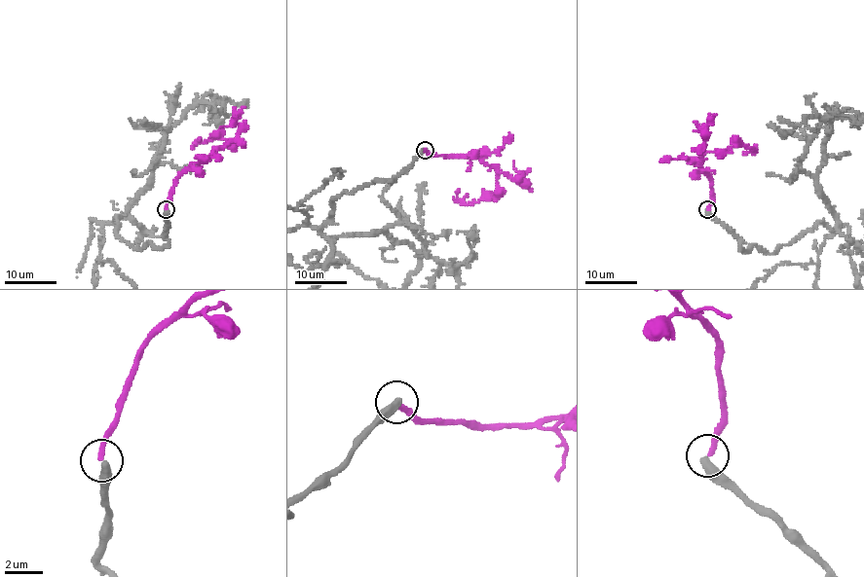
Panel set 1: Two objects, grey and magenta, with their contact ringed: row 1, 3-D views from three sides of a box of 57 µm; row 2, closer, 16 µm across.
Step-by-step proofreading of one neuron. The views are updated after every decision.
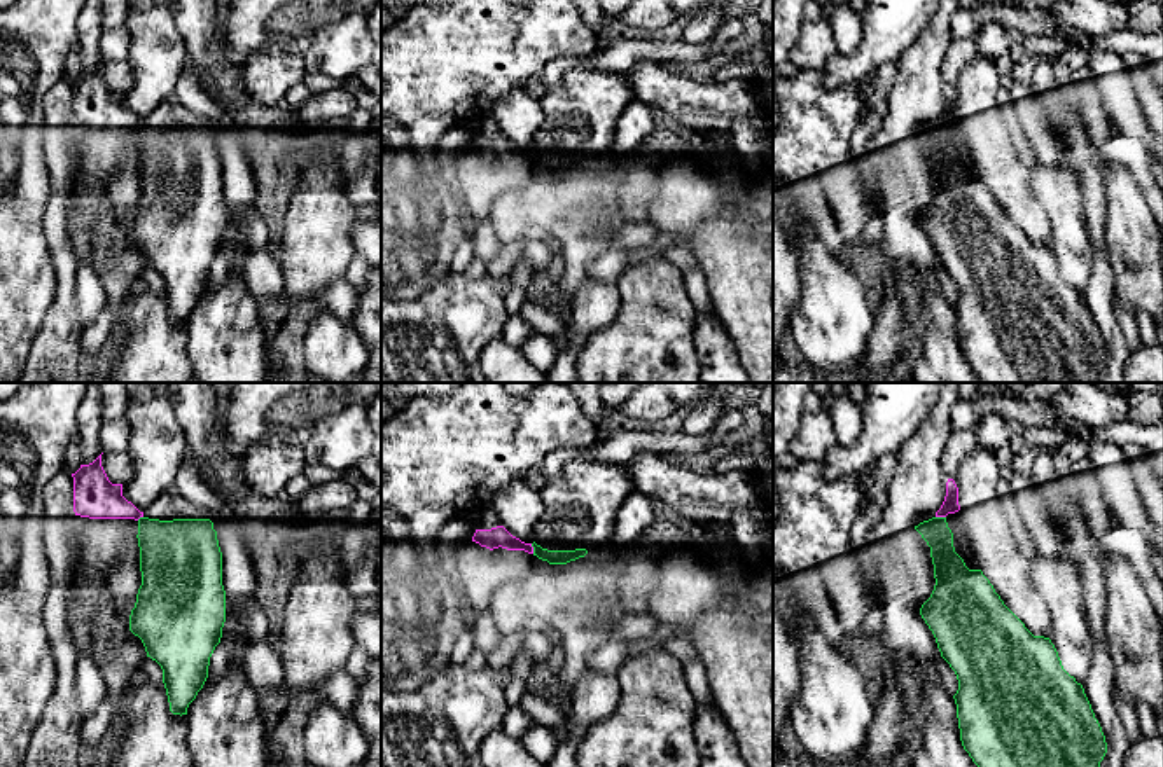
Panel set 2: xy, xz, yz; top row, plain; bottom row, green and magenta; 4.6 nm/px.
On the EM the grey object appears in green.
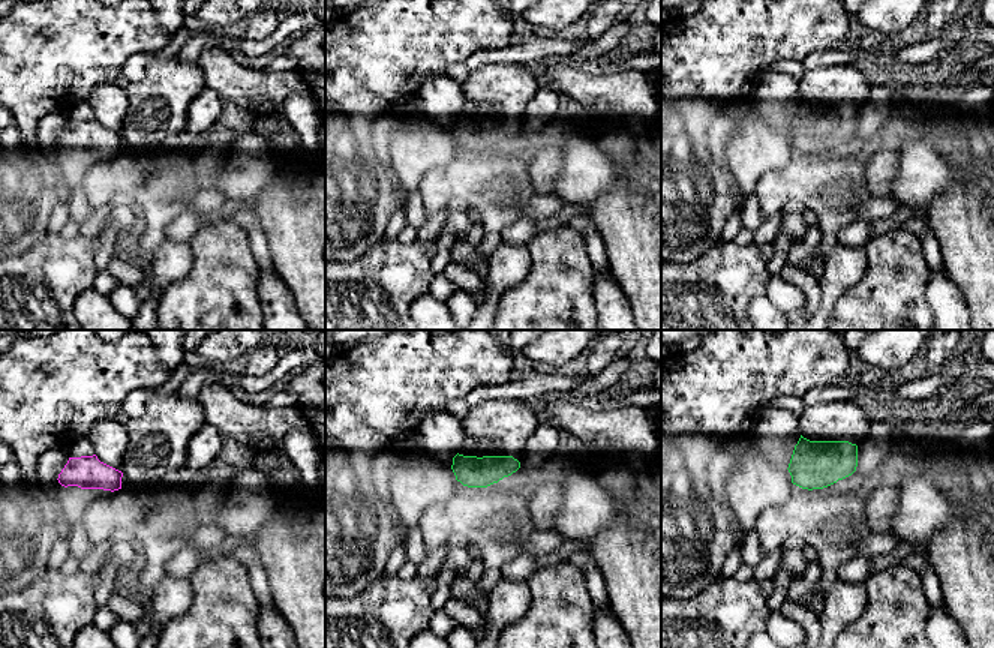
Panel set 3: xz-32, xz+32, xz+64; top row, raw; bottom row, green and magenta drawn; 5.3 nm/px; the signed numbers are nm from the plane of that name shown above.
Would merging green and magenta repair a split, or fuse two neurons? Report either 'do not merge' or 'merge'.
do not merge

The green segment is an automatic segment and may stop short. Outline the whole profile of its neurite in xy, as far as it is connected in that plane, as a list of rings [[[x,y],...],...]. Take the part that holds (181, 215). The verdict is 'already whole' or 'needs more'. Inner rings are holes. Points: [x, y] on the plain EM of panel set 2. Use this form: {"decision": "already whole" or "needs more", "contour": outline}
{"decision": "needs more", "contour": [[[175,96],[138,128],[142,194],[129,239],[163,278],[170,320],[187,323],[226,231],[222,161],[210,124]]]}

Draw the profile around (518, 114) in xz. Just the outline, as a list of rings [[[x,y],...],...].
[[[511,91],[493,107],[491,117],[512,145],[533,152],[535,136],[544,122],[539,100],[528,91]]]

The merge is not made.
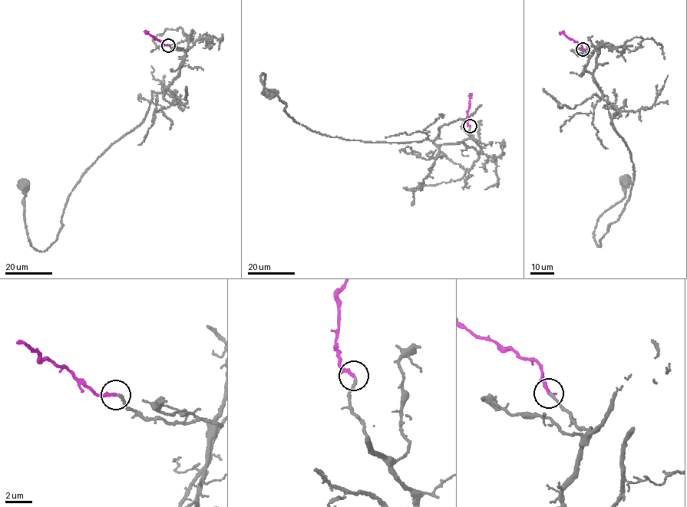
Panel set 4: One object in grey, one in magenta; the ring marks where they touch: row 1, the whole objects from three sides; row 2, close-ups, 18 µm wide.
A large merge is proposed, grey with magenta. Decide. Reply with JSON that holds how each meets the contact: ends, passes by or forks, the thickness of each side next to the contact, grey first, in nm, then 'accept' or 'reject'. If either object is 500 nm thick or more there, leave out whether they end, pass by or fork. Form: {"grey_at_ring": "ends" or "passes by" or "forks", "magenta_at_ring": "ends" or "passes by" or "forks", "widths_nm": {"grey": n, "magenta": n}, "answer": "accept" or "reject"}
{"grey_at_ring": "ends", "magenta_at_ring": "passes by", "widths_nm": {"grey": 200, "magenta": 160}, "answer": "accept"}

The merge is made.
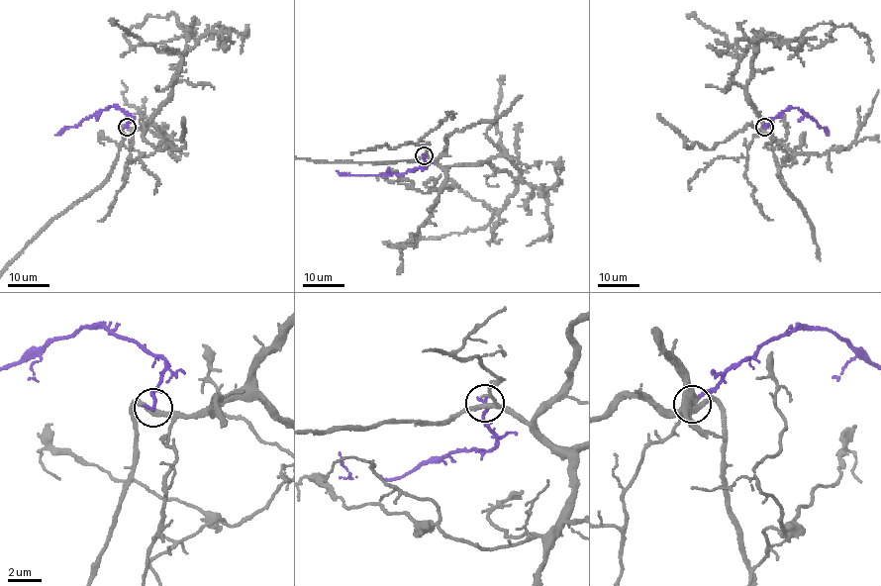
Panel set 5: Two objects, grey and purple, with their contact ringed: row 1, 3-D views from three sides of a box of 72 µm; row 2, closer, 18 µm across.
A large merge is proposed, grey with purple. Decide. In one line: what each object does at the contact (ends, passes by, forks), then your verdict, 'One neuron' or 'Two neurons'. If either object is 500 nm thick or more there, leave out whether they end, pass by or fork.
At the ring grey passes by. At the ring purple ends. Two neurons

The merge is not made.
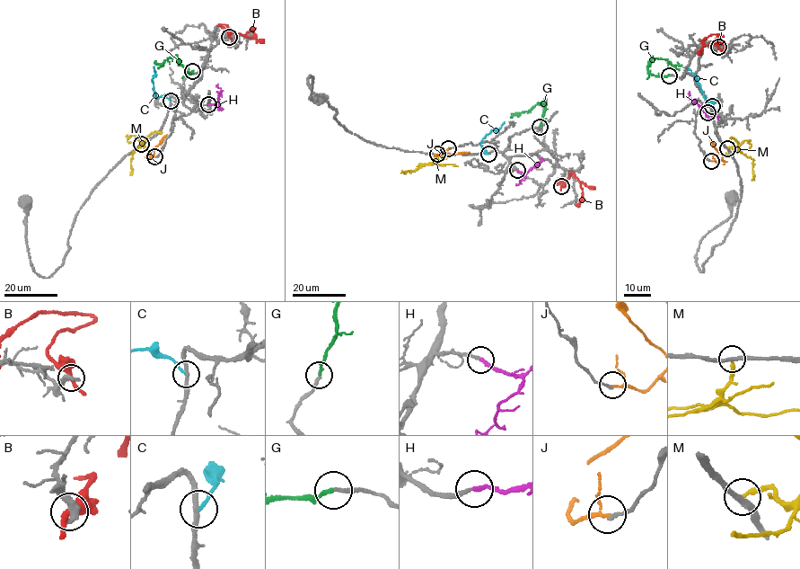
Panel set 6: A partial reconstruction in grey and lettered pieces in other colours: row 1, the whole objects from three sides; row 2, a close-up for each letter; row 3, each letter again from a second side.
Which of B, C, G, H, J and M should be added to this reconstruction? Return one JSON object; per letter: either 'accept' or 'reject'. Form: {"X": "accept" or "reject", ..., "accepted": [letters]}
{"B": "reject", "C": "reject", "G": "accept", "H": "accept", "J": "accept", "M": "reject", "accepted": ["G", "H", "J"]}

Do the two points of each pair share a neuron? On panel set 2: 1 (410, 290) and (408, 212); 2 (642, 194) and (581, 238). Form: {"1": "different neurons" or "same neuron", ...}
{"1": "same neuron", "2": "different neurons"}

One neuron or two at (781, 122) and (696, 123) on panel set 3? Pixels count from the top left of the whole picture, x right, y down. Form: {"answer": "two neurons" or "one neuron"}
{"answer": "two neurons"}

